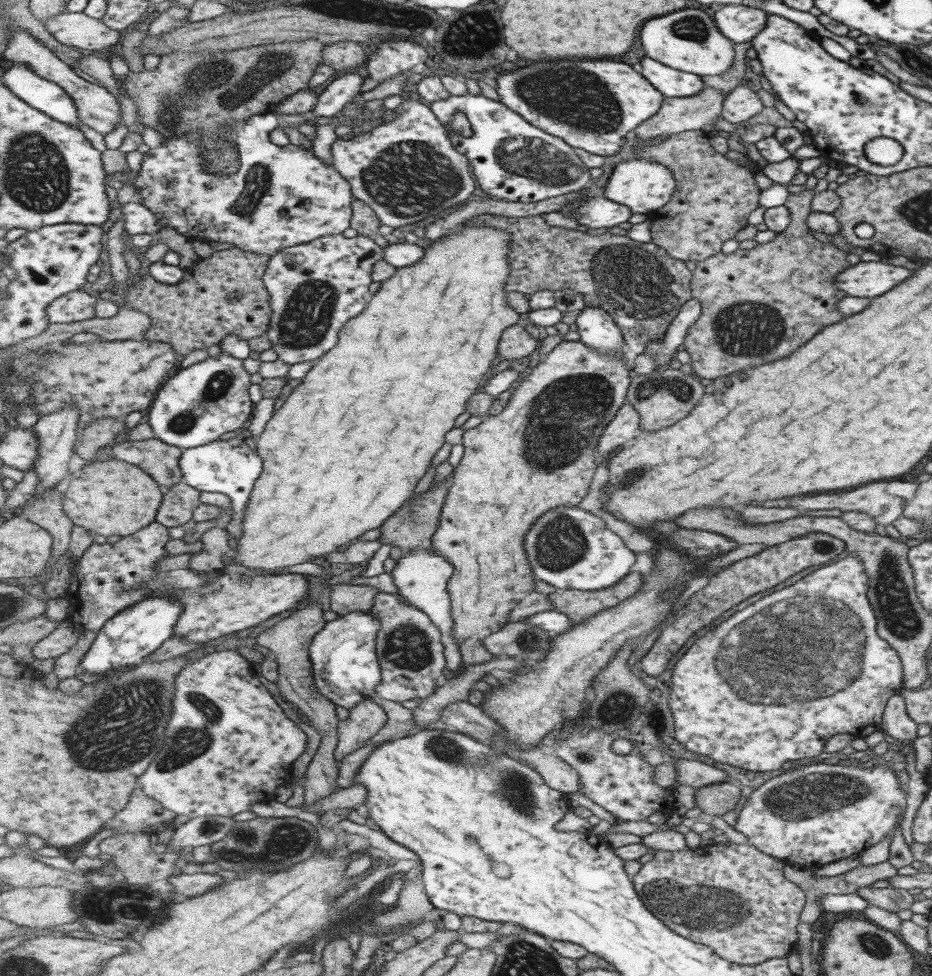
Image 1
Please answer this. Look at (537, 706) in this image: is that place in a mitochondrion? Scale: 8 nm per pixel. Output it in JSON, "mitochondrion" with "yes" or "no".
{"mitochondrion":"no"}

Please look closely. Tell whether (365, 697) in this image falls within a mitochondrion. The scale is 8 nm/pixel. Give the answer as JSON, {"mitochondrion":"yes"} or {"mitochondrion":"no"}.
{"mitochondrion":"no"}

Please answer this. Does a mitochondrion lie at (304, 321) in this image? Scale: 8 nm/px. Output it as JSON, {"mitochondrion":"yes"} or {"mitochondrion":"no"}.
{"mitochondrion":"yes"}

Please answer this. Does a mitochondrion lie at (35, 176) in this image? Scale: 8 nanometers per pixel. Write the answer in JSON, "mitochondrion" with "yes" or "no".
{"mitochondrion":"yes"}

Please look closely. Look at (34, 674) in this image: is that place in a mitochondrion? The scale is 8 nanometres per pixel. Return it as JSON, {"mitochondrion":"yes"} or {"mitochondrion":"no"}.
{"mitochondrion":"no"}

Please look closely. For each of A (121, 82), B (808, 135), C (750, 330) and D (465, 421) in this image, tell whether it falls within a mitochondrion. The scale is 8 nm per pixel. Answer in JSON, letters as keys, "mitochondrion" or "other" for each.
{"A":"other","B":"other","C":"mitochondrion","D":"other"}

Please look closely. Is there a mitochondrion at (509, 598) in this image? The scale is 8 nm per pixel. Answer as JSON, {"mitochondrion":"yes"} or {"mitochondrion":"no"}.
{"mitochondrion":"no"}

